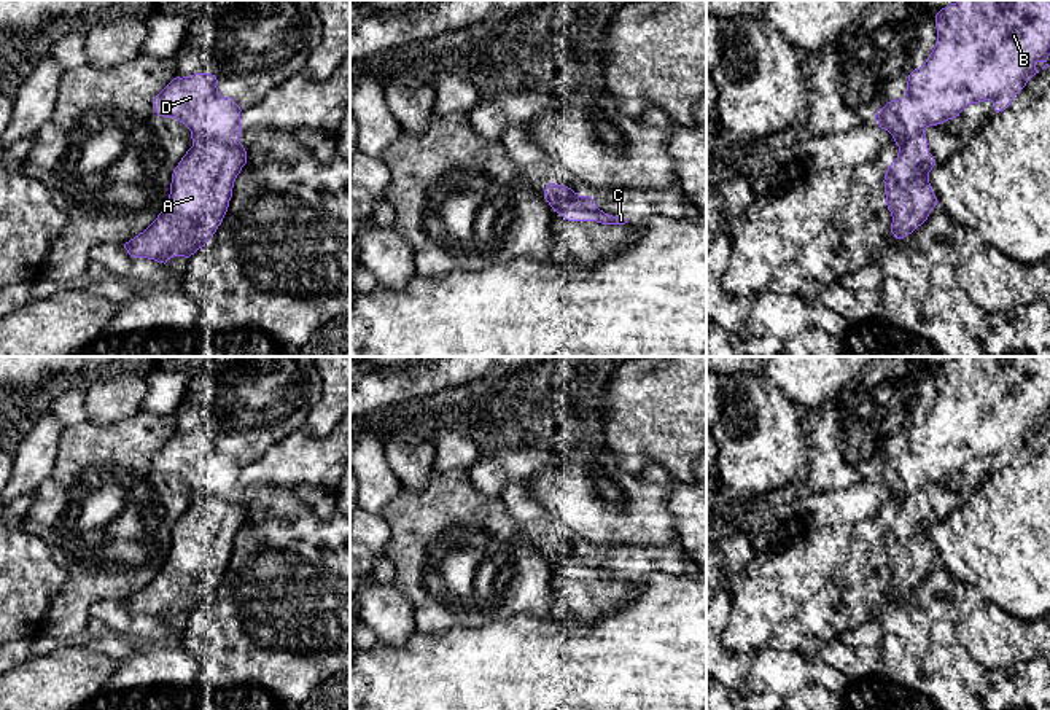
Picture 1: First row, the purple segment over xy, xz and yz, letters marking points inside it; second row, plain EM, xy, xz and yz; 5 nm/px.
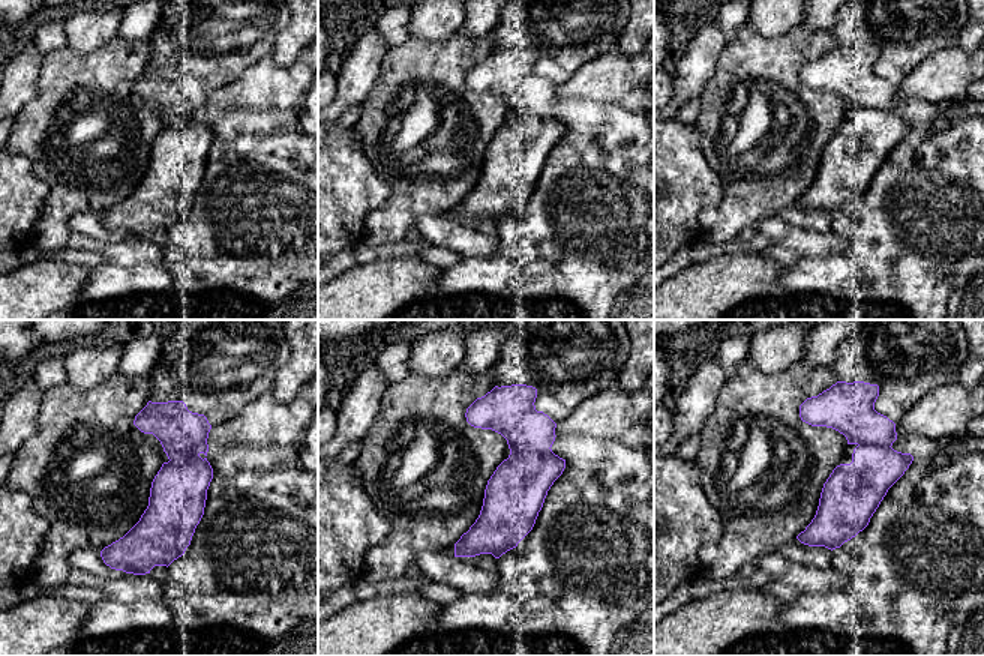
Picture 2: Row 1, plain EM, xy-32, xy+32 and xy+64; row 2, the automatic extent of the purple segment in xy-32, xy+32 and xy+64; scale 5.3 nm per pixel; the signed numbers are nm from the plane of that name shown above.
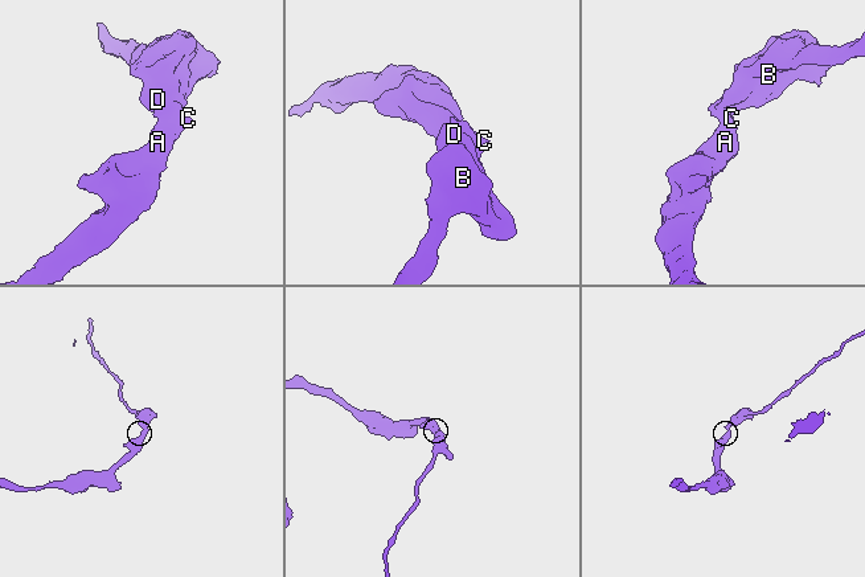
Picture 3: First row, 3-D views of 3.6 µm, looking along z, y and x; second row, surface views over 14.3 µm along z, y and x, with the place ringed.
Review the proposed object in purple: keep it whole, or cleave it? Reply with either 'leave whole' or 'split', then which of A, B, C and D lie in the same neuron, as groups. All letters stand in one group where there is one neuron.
split; groups A C / B D

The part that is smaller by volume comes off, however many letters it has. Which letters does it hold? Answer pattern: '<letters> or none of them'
B, D

